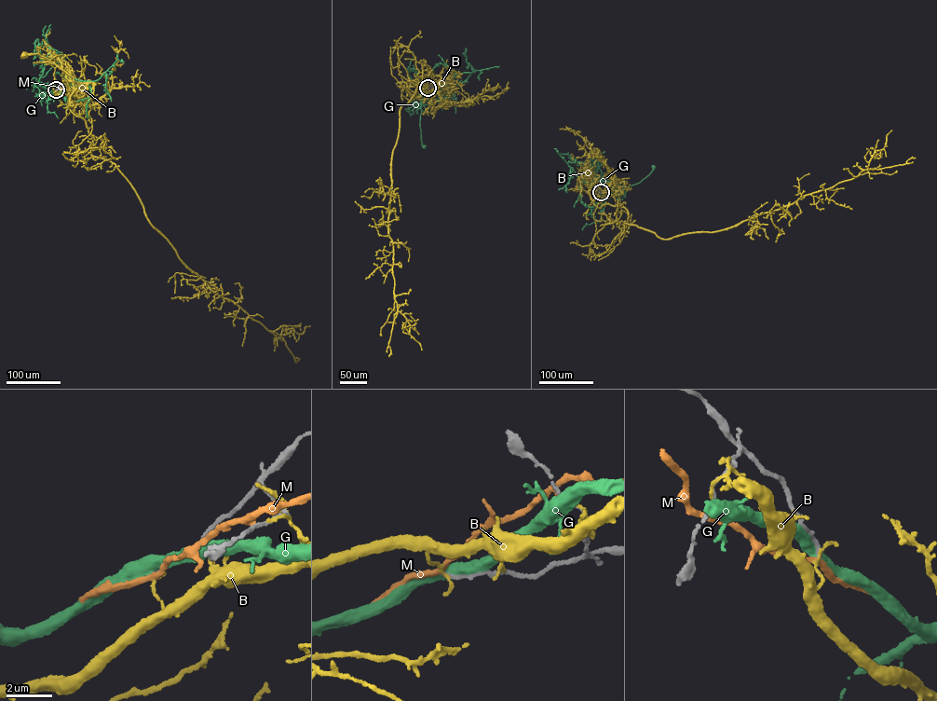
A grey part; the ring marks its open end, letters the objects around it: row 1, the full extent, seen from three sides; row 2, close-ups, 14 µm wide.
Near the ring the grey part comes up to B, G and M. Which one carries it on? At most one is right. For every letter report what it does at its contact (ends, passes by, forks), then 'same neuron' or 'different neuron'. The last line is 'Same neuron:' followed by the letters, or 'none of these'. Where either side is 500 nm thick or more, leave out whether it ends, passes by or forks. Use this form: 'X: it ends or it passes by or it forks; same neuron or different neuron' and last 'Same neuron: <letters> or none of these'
B: it ends; different neuron
G: it passes by; different neuron
M: it passes by; different neuron
Same neuron: none of these

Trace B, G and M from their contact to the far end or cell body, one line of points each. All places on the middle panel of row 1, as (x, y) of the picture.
B: (427, 88), (450, 77), (446, 80), (430, 73)
G: (428, 88), (424, 89), (420, 107), (423, 146)
M: (427, 88), (447, 87)

